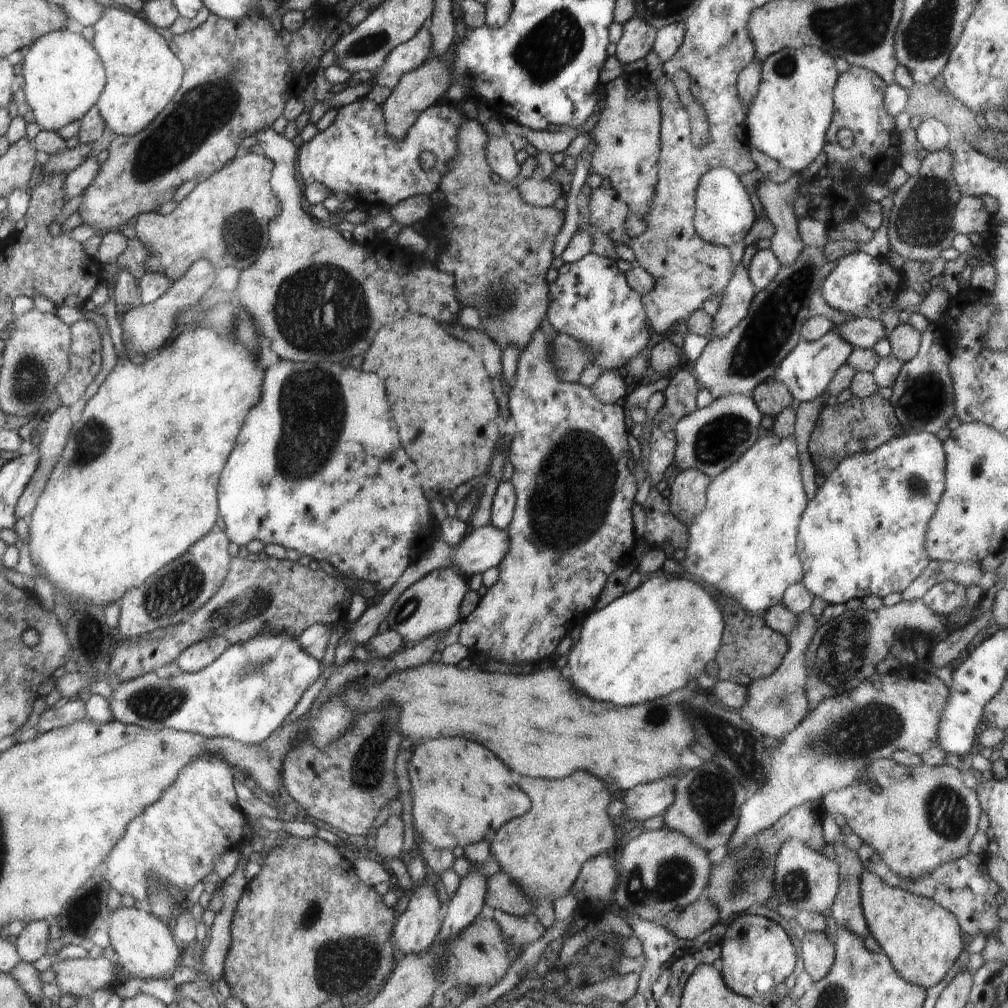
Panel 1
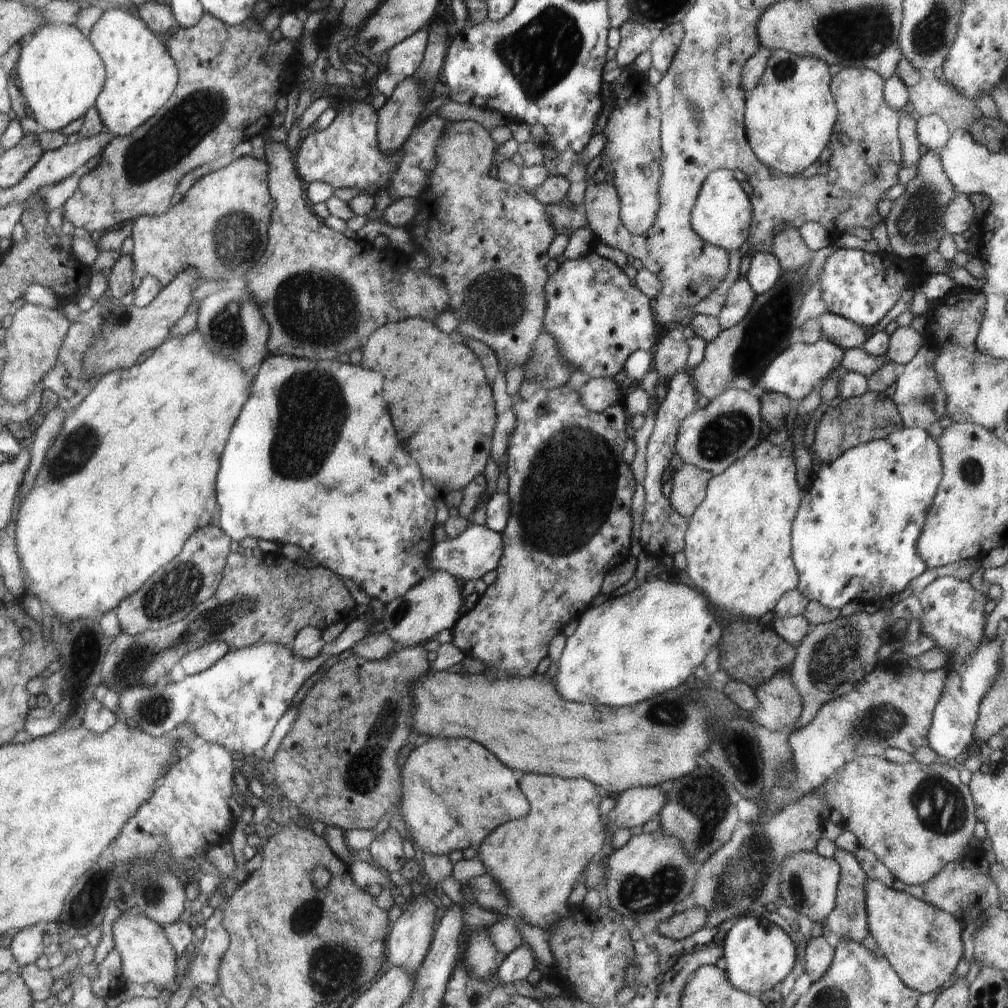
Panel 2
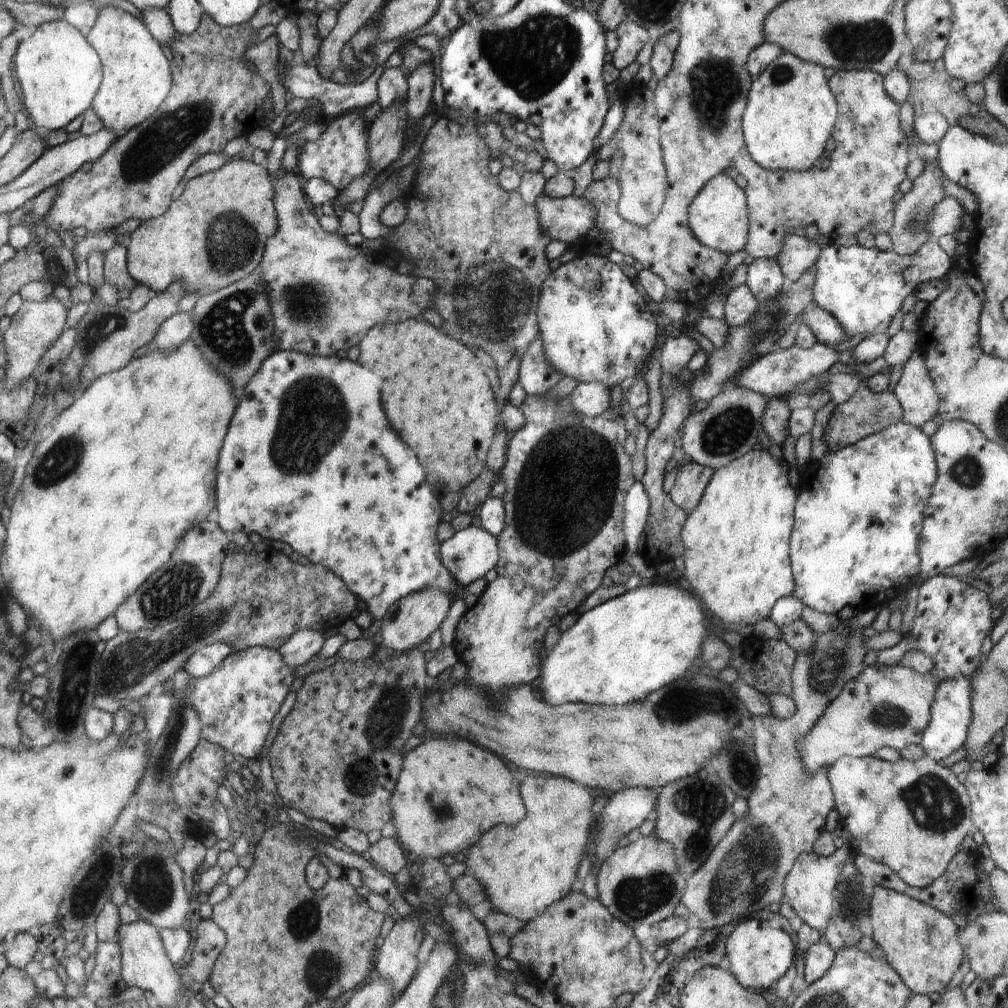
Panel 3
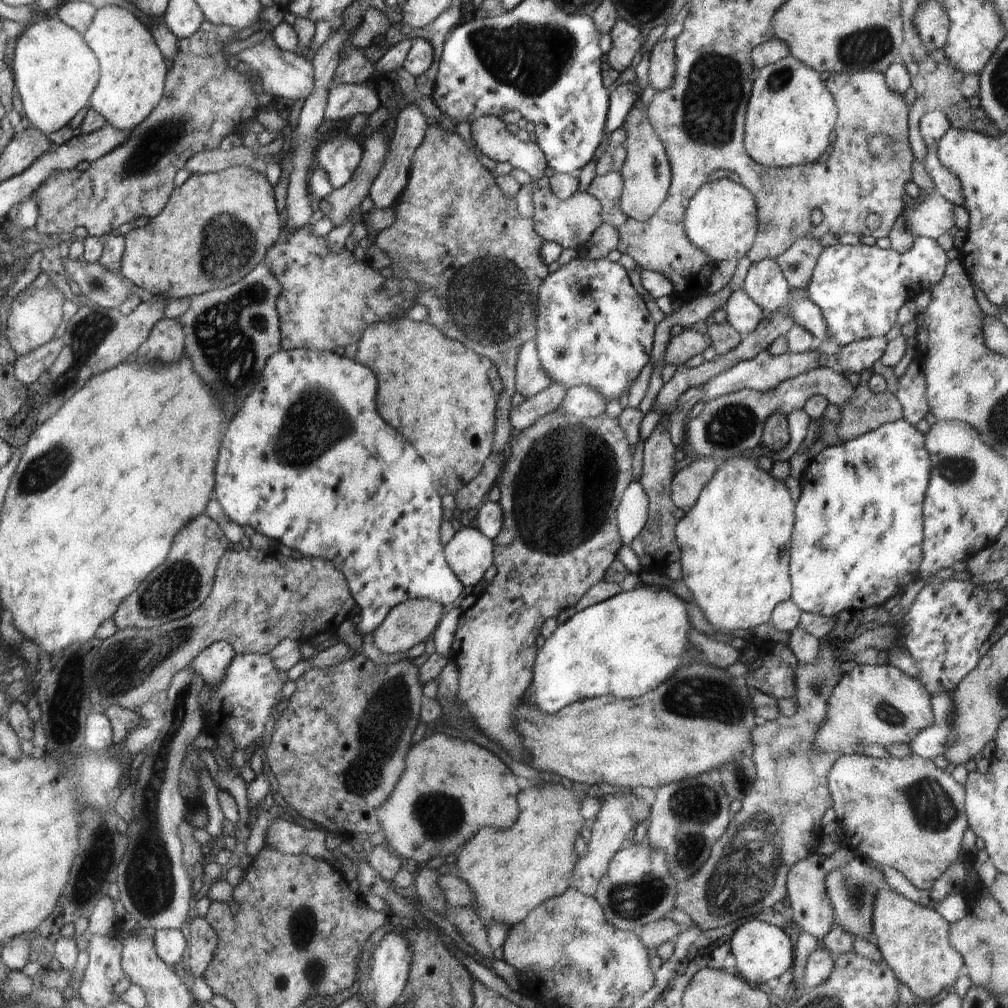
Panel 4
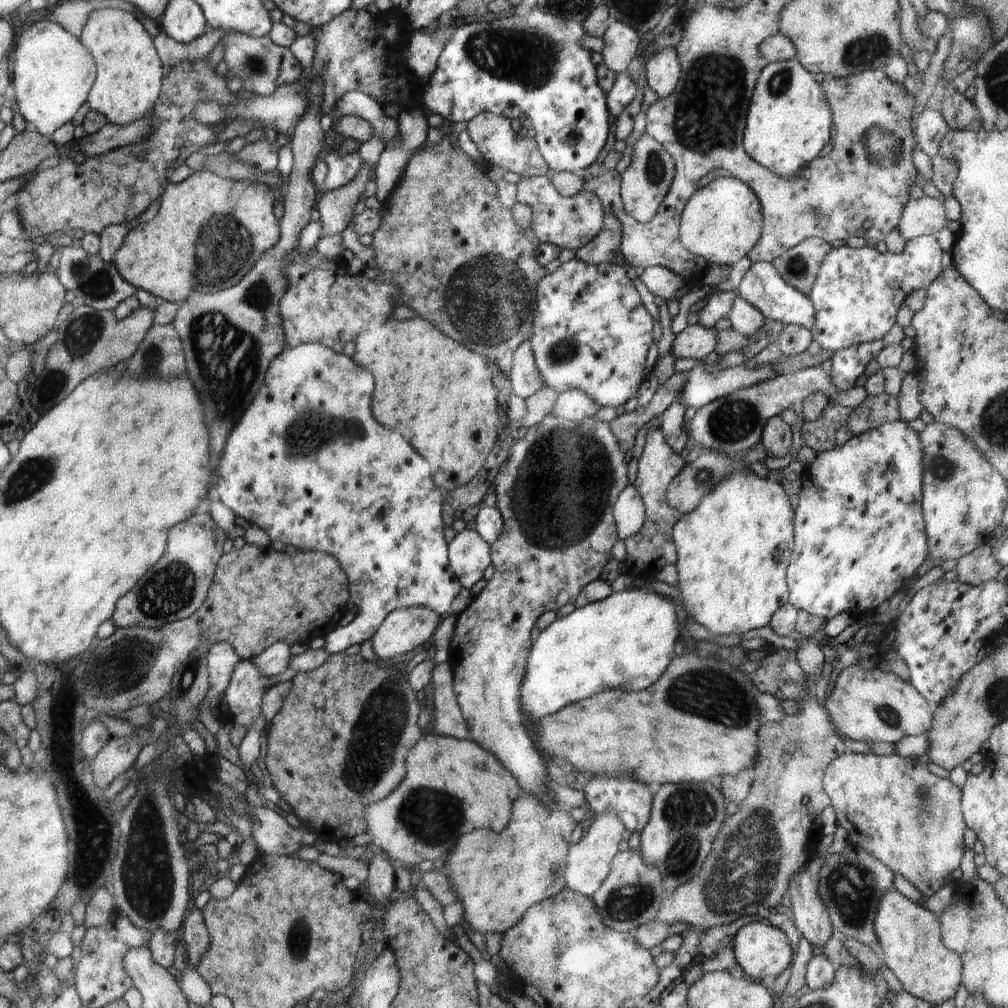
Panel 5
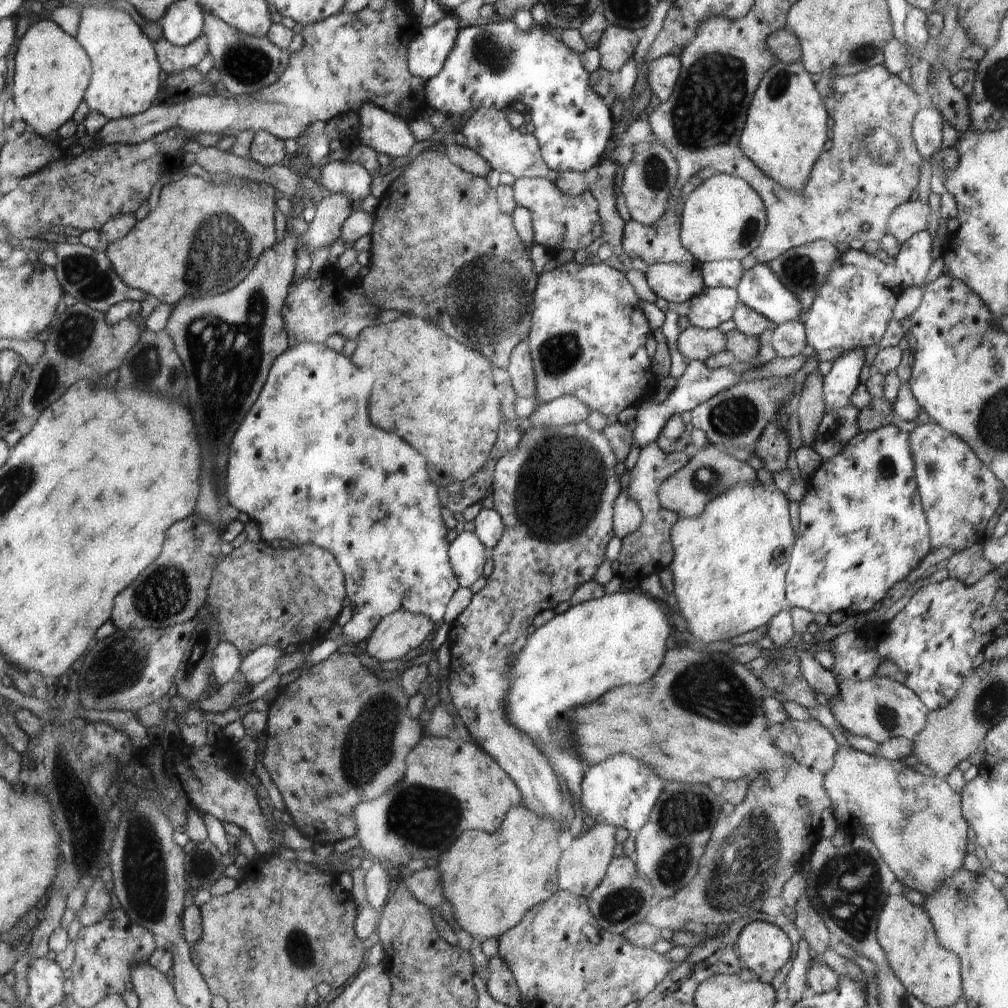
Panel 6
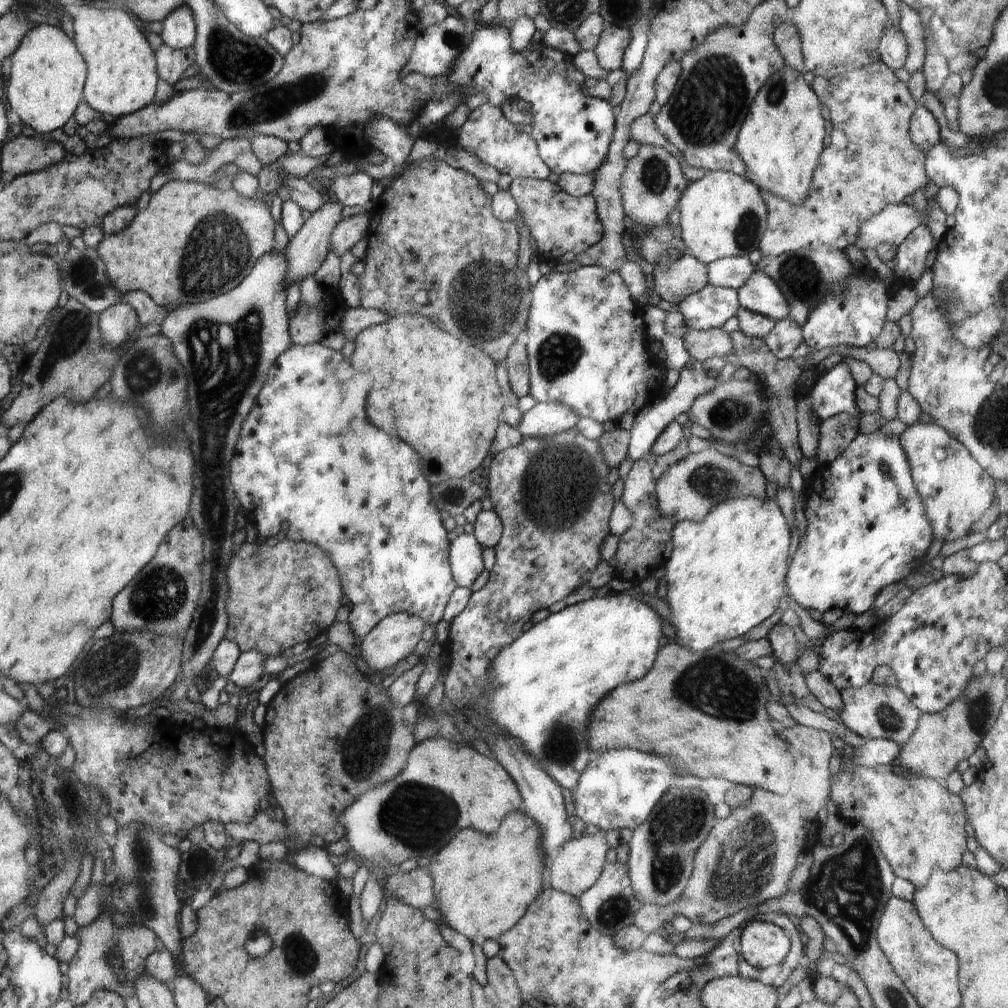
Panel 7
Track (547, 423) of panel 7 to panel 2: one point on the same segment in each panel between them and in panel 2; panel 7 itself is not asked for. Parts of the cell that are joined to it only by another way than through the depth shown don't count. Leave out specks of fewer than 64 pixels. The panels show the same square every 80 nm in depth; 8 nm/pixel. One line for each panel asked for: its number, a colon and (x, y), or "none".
2: (598, 393)
3: (592, 398)
4: (583, 401)
5: (576, 404)
6: (567, 409)

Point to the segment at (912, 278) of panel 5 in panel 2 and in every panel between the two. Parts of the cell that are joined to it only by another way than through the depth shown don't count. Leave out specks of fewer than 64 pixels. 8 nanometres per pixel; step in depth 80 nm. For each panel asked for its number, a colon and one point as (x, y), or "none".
2: (863, 287)
3: (863, 288)
4: (859, 288)

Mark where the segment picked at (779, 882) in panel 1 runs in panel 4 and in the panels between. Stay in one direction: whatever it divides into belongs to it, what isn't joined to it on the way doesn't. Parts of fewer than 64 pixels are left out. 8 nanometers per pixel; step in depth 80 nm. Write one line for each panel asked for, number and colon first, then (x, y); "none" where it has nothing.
2: (810, 883)
3: (811, 888)
4: (811, 909)

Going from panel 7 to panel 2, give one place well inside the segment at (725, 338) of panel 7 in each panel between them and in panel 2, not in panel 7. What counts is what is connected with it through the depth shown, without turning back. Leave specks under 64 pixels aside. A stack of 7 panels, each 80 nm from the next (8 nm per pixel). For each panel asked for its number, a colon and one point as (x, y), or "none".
2: (670, 356)
3: (675, 353)
4: (680, 349)
5: (695, 341)
6: (696, 344)

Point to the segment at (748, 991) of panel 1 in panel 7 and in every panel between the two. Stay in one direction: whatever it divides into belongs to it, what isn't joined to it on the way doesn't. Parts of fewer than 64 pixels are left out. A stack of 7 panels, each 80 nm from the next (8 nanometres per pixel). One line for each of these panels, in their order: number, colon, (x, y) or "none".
2: (756, 951)
3: (759, 954)
4: (762, 951)
5: (761, 949)
6: (762, 946)
7: (763, 944)

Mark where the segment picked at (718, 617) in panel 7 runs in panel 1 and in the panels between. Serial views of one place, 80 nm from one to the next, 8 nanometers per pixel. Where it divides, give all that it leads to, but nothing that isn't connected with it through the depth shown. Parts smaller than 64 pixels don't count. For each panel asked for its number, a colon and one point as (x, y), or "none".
1: (744, 542)
2: (738, 541)
3: (737, 558)
4: (735, 541)
5: (733, 551)
6: (725, 580)

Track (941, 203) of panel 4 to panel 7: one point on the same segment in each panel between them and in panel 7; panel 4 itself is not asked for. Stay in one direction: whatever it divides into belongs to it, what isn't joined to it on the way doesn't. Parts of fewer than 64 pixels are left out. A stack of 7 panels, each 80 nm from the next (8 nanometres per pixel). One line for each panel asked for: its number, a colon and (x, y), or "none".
5: (925, 216)
6: (905, 221)
7: (892, 225)

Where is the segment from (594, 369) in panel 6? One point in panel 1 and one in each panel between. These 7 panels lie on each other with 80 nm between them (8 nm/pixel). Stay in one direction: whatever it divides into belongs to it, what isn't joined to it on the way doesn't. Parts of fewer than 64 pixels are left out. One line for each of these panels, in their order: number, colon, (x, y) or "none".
1: (590, 300)
2: (598, 318)
3: (595, 326)
4: (594, 329)
5: (592, 331)

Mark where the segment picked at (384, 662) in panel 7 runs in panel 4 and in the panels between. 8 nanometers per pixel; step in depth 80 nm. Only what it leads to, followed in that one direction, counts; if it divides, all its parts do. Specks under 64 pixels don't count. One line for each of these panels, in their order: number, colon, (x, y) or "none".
4: (410, 622)
5: (405, 628)
6: (399, 632)

